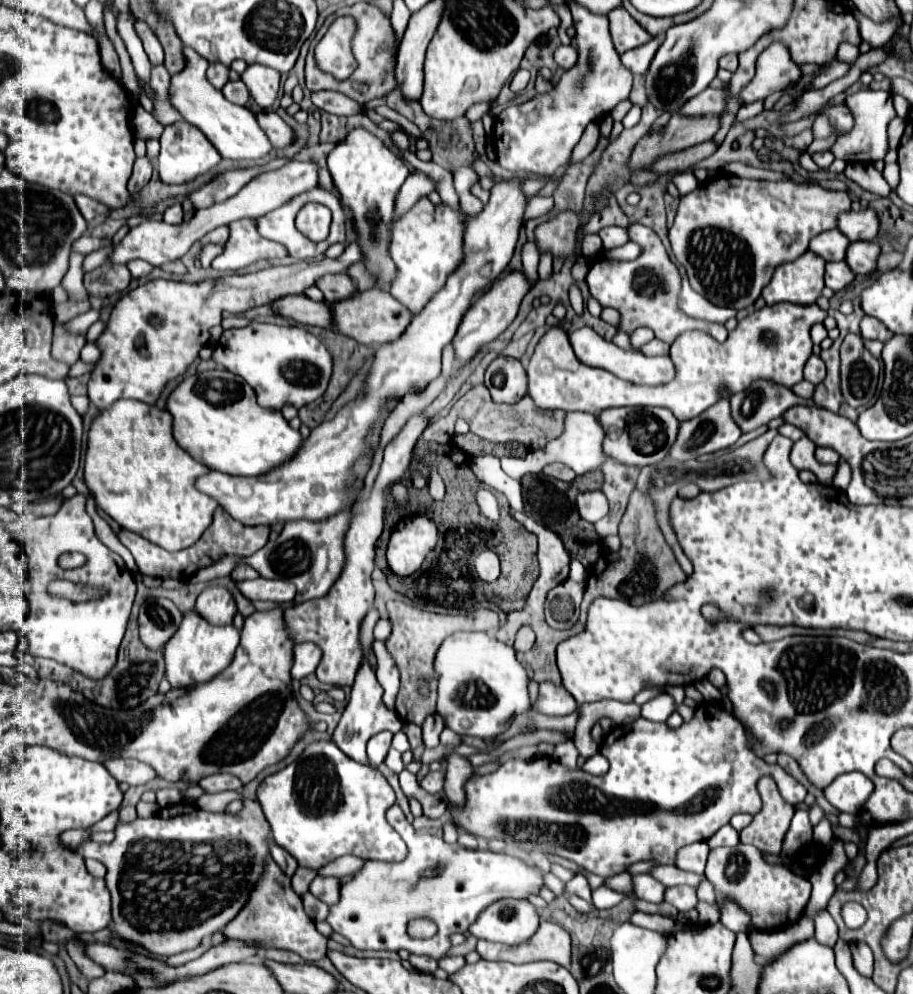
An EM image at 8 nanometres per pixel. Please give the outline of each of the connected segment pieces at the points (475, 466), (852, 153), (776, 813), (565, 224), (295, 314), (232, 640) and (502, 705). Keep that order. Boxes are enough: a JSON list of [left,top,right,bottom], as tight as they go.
[[471,454,523,510],[829,90,895,164],[741,778,795,854],[535,212,581,258],[271,294,333,328],[163,612,239,688],[433,632,531,738]]

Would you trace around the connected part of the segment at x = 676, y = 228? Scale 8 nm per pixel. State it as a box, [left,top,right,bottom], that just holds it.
[669,174,851,310]

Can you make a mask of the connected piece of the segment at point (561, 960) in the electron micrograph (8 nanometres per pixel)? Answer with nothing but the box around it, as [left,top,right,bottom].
[477,922,571,968]

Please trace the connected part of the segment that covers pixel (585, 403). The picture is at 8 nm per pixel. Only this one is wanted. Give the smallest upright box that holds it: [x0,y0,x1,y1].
[527,302,827,422]

